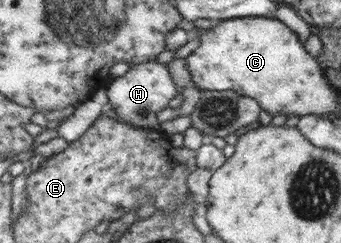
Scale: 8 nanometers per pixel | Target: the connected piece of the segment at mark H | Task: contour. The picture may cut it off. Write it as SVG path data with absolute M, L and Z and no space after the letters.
M153 59L145 63L129 65L124 75L113 78L105 84L107 98L106 109L111 109L121 123L137 128L157 129L155 115L167 107L167 103L175 97L175 85L165 69L165 65L155 63Z

